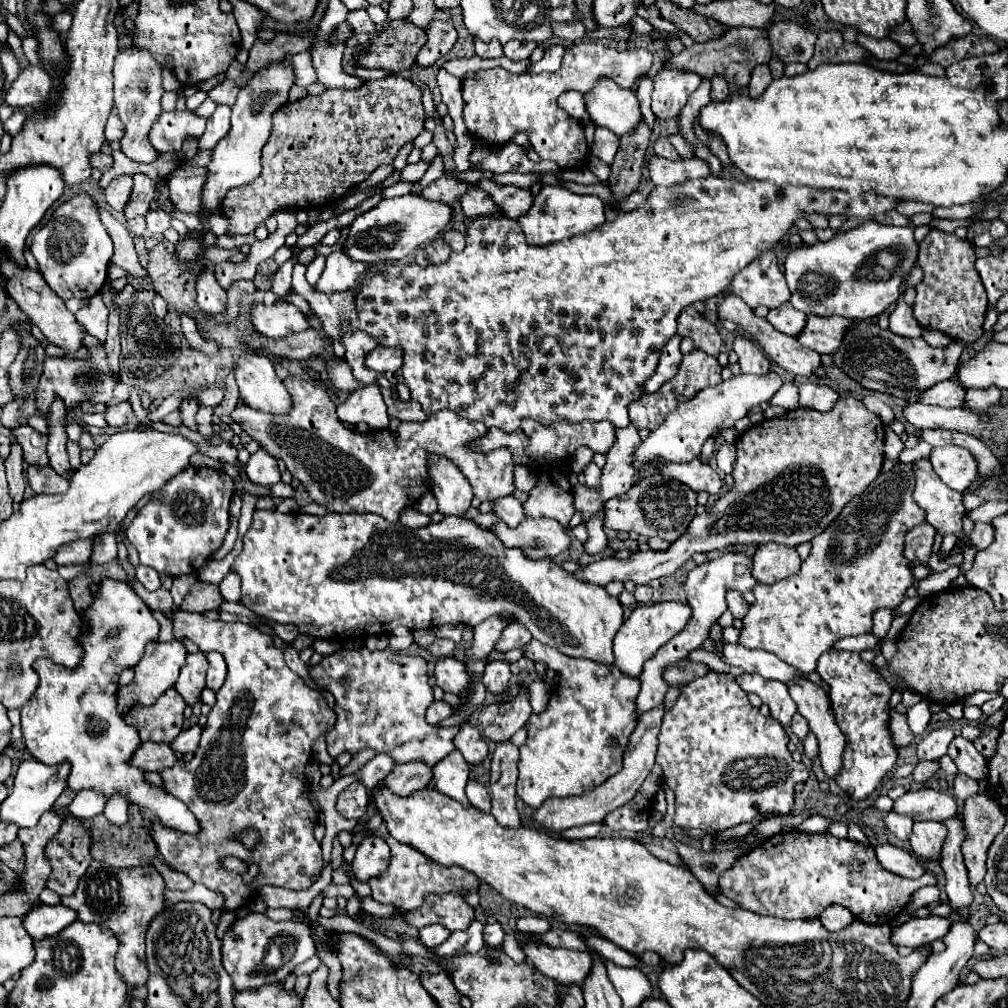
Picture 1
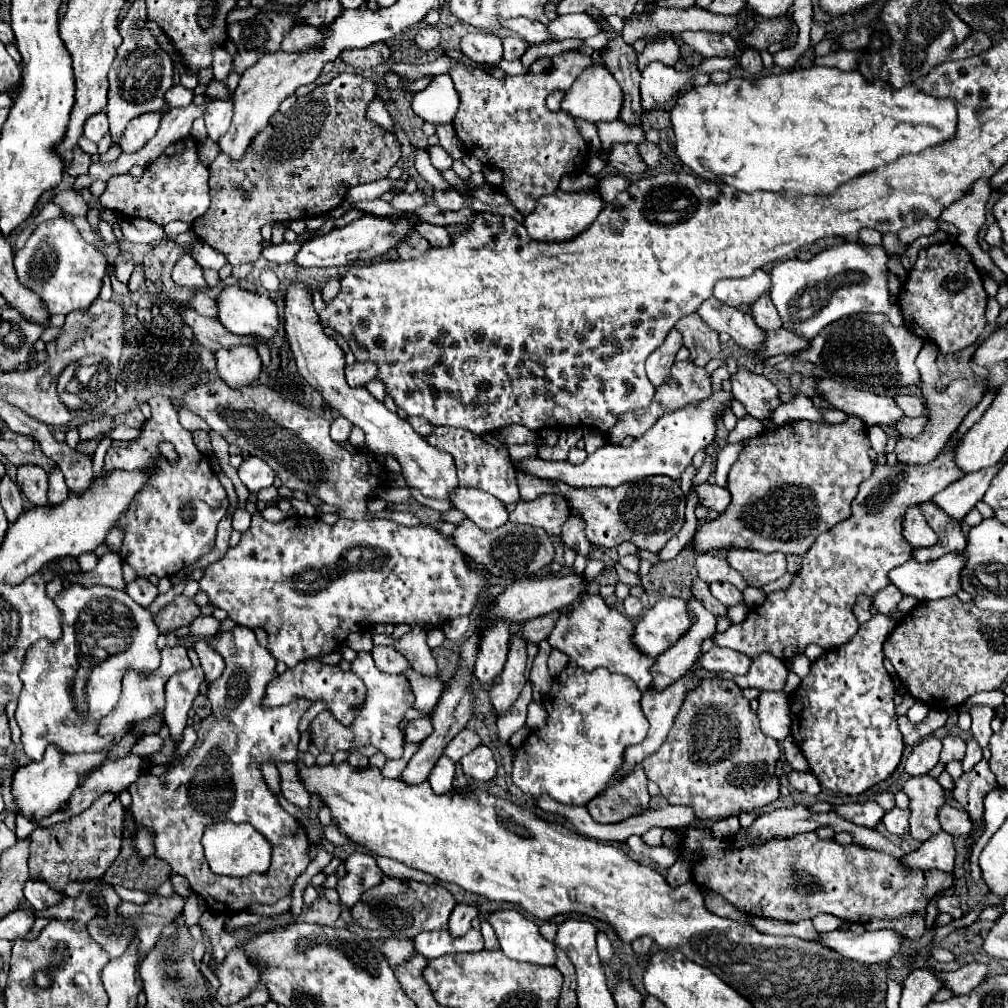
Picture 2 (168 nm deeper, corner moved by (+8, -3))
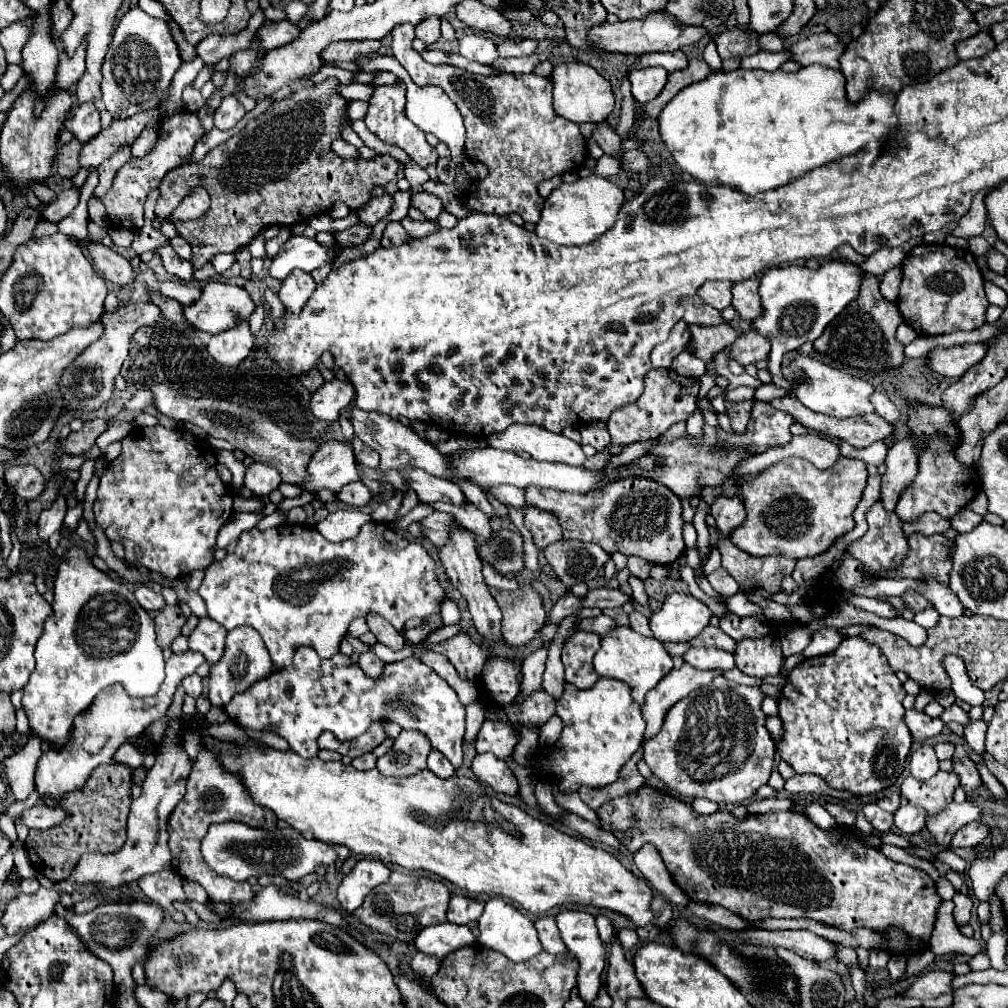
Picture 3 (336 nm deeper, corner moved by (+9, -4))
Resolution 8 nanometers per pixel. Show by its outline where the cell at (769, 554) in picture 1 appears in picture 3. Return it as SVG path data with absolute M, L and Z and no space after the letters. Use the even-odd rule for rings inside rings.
M728 537L718 541L722 567L736 579L742 593L770 597L782 591L782 579L792 575L796 561L786 557L752 557L738 549Z

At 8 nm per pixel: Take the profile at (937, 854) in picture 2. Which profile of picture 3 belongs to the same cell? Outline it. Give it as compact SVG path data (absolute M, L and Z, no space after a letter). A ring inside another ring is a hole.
M968 801L950 803L948 809L940 811L934 817L928 817L926 825L932 827L932 835L940 845L948 845L960 827L964 827L970 821L978 821L980 815L982 815L982 809Z

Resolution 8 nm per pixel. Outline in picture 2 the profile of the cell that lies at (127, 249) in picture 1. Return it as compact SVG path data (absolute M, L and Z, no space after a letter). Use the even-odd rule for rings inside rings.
M63 190L59 192L55 198L53 198L55 204L59 204L67 214L71 214L73 218L75 216L85 216L87 218L87 212L89 212L89 206L85 204L85 200L81 198L79 192L75 190Z

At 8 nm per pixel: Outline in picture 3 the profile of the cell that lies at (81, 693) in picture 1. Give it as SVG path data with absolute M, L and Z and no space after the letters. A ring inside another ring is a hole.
M70 547L56 573L54 581L54 615L44 623L42 637L36 645L36 669L24 687L22 705L30 719L30 729L44 741L64 743L70 739L70 729L74 727L74 717L88 709L94 697L108 685L118 683L131 697L143 698L158 693L164 681L164 659L162 649L156 645L154 621L140 607L134 593L120 581L94 567L84 547Z

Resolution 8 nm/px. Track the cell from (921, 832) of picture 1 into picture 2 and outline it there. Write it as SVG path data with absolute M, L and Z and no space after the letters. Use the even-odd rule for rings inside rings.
M917 776L909 778L903 784L903 792L911 800L911 838L917 842L925 842L931 836L941 832L941 824L937 820L937 808L943 806L943 788L935 778Z

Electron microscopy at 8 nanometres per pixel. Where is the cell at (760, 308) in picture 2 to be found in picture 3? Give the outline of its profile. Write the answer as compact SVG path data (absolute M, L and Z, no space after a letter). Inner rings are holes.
M758 279L738 281L732 287L732 307L746 319L752 321L762 315L762 303L758 295Z

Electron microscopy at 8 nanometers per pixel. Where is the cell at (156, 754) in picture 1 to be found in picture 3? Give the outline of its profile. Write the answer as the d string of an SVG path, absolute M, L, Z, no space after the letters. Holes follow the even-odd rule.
M38 803L36 807L22 811L22 813L14 819L14 823L16 823L16 825L22 823L22 825L26 825L28 829L50 829L50 827L62 823L64 817L66 817L66 813L64 813L62 809L50 809L50 807L46 807L44 803Z

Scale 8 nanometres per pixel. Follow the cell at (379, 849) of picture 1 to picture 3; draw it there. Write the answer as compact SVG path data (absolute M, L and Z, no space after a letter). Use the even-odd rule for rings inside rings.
M362 859L356 863L356 867L352 869L350 875L346 875L342 879L342 885L338 887L338 899L340 899L340 905L354 913L364 897L376 887L376 885L382 885L388 881L388 875L390 875L390 869L378 861L378 859Z

